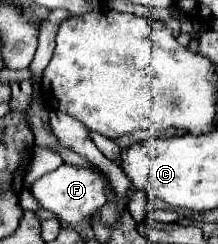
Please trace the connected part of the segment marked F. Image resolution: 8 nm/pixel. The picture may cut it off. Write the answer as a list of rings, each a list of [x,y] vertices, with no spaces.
[[[60,165],[56,171],[46,173],[42,179],[38,179],[32,185],[30,193],[42,209],[48,209],[62,223],[74,225],[74,223],[80,223],[80,221],[92,217],[104,205],[104,201],[106,201],[104,181],[106,181],[106,177],[100,171],[82,169],[82,167],[74,167],[74,165]]]

